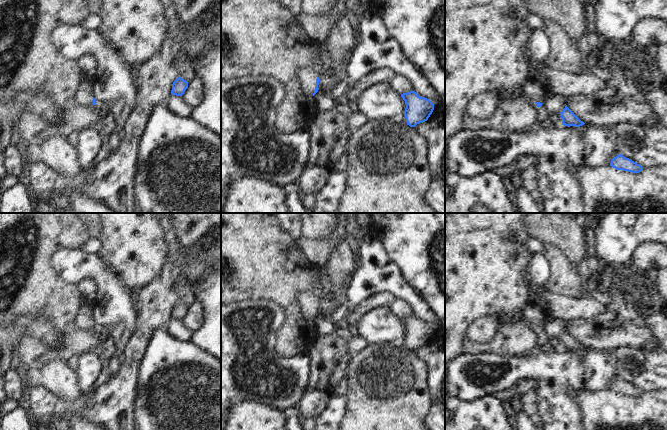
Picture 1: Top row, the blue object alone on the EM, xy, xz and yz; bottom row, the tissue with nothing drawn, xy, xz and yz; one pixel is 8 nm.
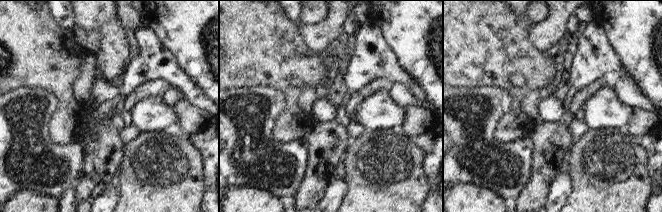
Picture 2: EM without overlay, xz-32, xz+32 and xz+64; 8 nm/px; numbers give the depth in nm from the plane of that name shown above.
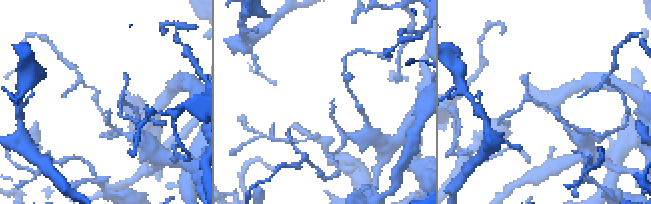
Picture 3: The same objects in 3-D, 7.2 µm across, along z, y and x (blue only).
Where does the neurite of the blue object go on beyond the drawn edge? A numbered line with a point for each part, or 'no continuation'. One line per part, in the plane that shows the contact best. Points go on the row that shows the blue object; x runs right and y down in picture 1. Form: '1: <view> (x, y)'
no continuation

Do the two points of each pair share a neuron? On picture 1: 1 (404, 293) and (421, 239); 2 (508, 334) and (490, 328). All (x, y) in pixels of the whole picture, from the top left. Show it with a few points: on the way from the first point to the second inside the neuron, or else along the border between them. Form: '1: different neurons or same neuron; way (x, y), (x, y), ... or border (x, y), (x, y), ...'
1: different neurons; border (394, 262), (403, 279), (423, 299)
2: different neurons; border (500, 323), (495, 335), (489, 341), (476, 343)

